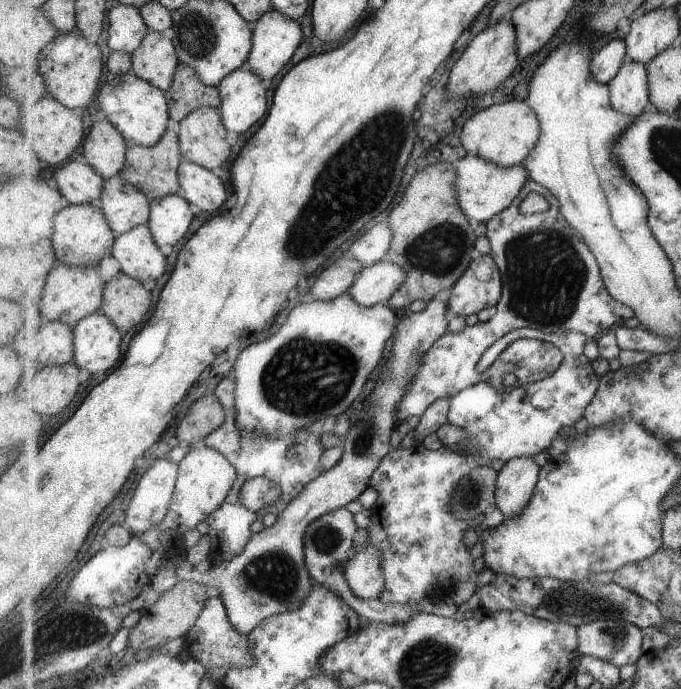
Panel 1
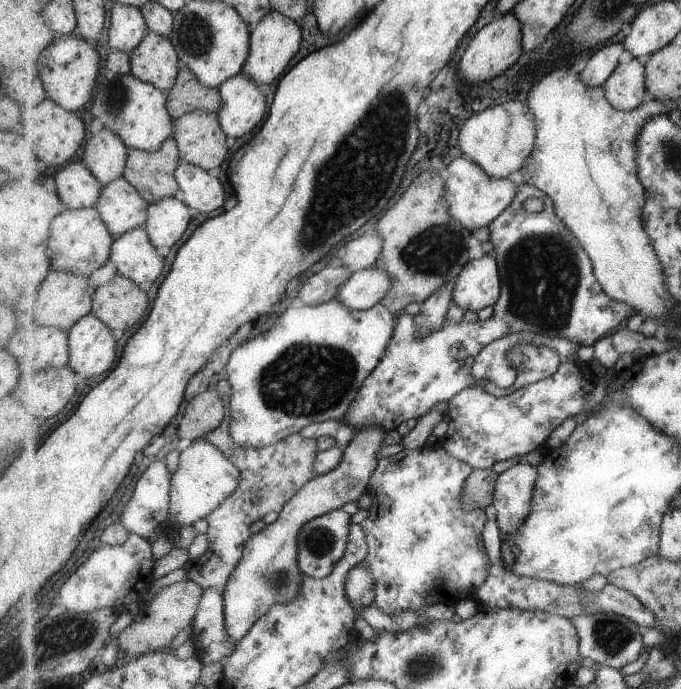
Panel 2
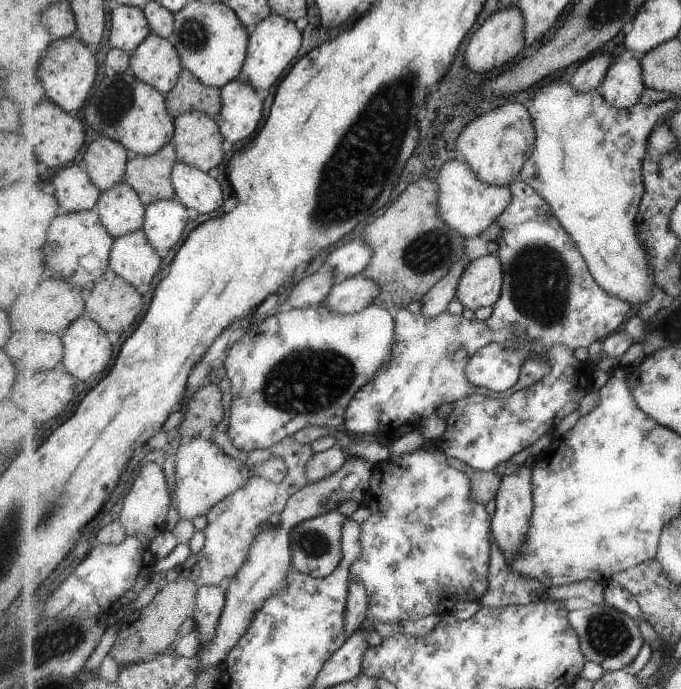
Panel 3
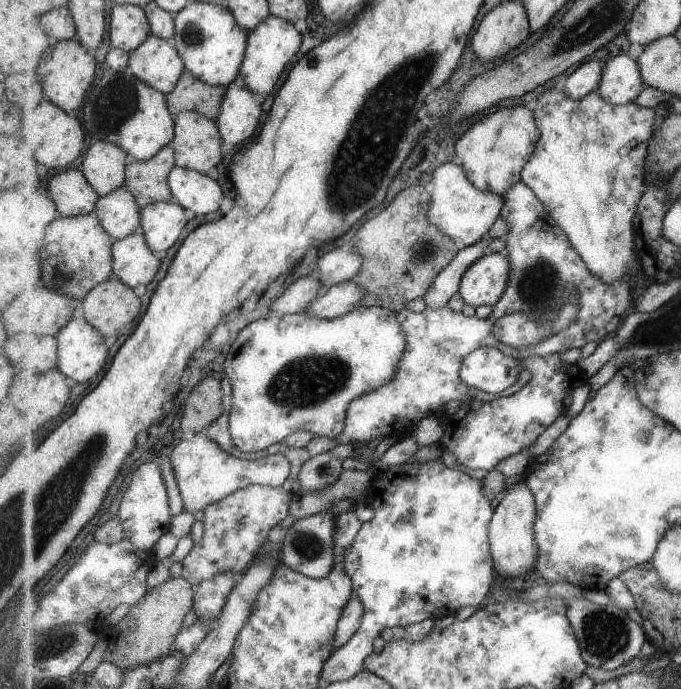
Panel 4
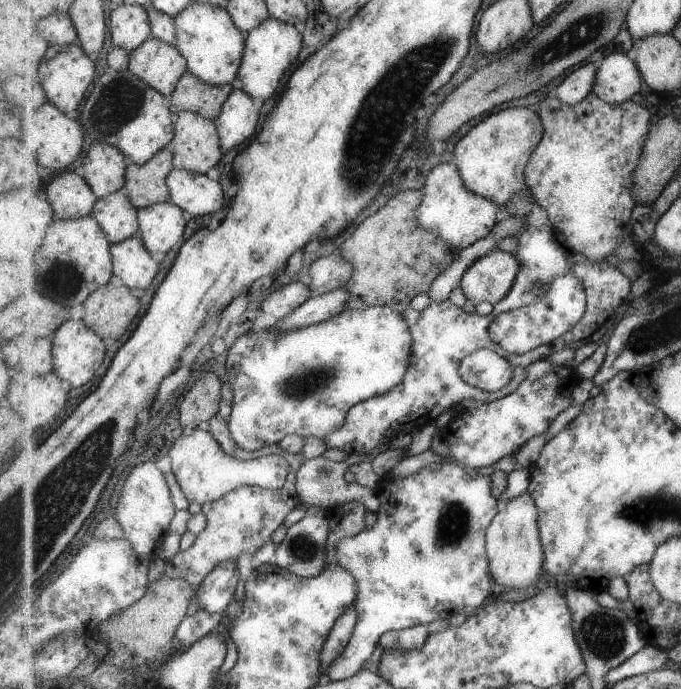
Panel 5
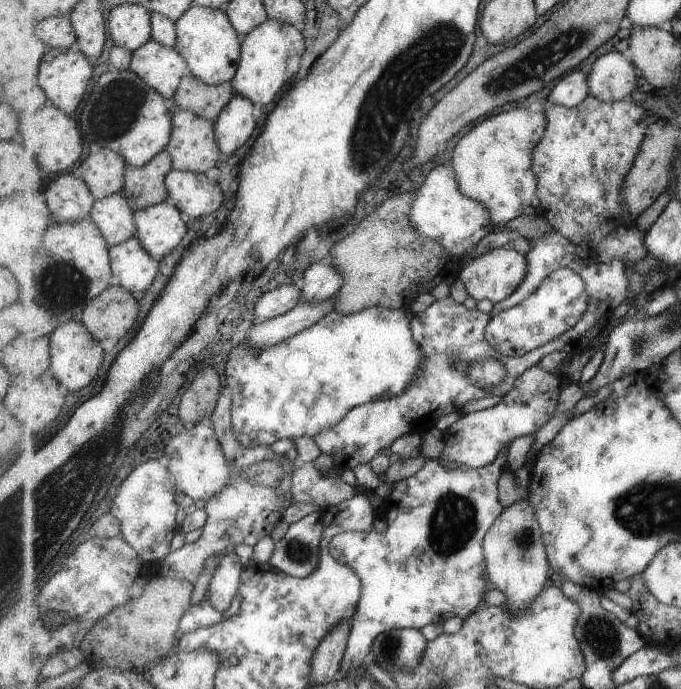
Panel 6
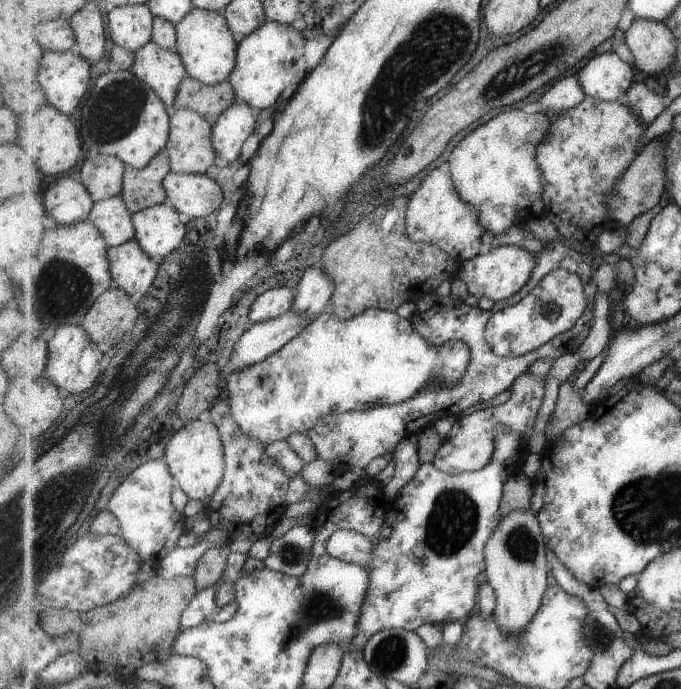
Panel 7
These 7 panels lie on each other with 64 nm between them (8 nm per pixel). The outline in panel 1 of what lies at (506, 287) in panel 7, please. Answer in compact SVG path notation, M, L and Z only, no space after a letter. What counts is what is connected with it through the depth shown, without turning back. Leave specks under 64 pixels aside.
M489 255L473 259L452 289L447 308L453 316L469 316L496 307L504 291L504 277Z

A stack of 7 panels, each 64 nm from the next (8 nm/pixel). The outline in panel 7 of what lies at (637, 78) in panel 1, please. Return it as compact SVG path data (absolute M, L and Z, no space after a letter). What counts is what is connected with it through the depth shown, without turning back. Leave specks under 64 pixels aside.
M612 51L610 53L602 53L587 62L578 74L583 86L585 96L591 96L595 100L611 102L617 100L621 94L627 94L633 86L635 80L635 70L629 62L621 60L619 56Z

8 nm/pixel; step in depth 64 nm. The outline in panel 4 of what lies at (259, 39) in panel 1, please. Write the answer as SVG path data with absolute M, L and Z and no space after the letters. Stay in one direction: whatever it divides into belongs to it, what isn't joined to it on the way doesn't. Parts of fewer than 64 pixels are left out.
M273 14L269 15L265 22L261 22L257 28L248 31L248 50L240 68L240 75L234 83L247 86L255 93L273 94L281 80L281 74L283 74L281 70L285 68L285 64L293 64L295 56L301 50L301 44L303 44L301 33L292 22Z

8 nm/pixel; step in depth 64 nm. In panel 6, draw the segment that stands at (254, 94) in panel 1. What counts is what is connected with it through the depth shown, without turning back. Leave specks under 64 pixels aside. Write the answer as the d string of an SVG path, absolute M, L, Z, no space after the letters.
M236 93L214 123L221 152L231 156L253 136L257 128L258 106Z

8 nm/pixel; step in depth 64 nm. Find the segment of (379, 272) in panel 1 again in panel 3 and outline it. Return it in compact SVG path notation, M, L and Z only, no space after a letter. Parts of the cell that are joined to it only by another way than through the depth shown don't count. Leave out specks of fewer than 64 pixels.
M363 272L338 281L322 306L325 306L329 312L337 312L337 314L361 312L374 304L381 290L383 288L379 286L379 282Z

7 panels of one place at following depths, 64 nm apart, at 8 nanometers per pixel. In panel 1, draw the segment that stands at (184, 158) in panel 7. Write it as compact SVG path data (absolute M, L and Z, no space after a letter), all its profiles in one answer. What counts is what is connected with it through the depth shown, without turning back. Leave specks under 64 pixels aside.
M205 106L188 114L176 131L184 158L215 170L227 164L231 158L231 146L227 142L227 128L218 108Z

